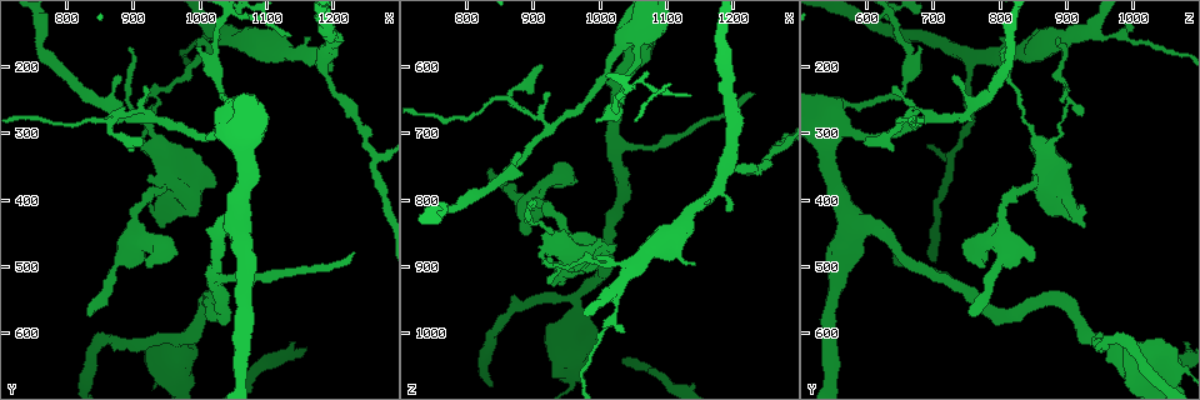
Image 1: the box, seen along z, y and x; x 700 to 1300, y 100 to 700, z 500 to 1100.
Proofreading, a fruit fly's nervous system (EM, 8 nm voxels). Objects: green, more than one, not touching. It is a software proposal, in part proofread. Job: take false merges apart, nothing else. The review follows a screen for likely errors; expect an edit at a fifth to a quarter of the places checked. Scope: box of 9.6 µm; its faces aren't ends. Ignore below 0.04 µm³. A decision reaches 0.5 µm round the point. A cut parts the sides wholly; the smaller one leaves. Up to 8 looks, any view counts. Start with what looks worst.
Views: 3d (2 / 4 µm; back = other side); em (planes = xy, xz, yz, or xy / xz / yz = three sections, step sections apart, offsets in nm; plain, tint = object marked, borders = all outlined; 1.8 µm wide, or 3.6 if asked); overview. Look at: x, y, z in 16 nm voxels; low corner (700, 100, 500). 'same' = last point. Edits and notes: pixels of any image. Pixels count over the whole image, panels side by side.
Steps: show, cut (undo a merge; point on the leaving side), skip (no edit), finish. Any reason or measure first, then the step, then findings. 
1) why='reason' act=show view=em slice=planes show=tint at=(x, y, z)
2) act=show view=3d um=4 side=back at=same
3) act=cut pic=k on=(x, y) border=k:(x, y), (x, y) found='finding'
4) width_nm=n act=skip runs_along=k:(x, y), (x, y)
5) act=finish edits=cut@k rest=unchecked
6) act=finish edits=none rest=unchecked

why='calibre changes' act=show view=em um=3.6 slice=yz step=4 show=tint at=(970, 640, 1030)

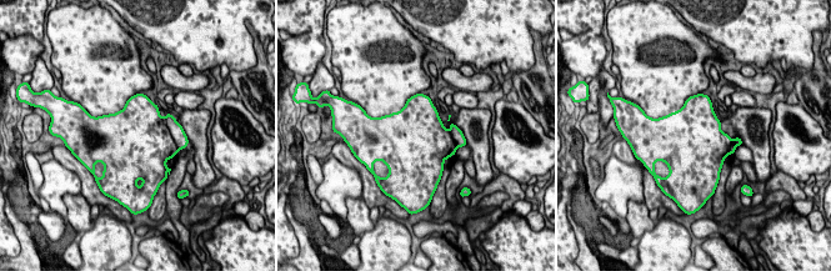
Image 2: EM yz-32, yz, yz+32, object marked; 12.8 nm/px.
act=cut pic=2 on=(176, 130) border=2:(165, 124), (178, 146) found='a second neuron is stuck on'

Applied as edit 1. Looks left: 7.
why='redraw' act=show view=overview

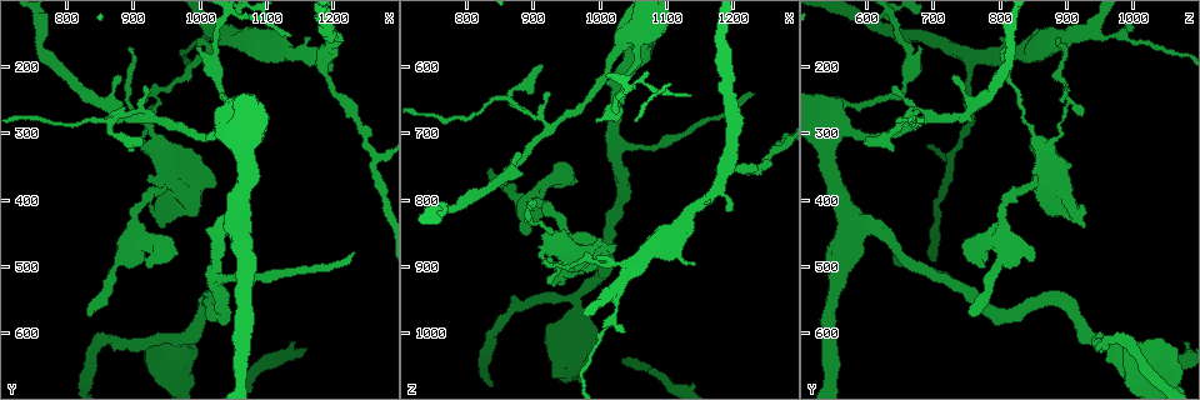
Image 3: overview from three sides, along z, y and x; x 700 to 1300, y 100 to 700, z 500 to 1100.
why='small branch off a trunk' act=show view=3d um=4 side=back at=(1045, 165, 900)

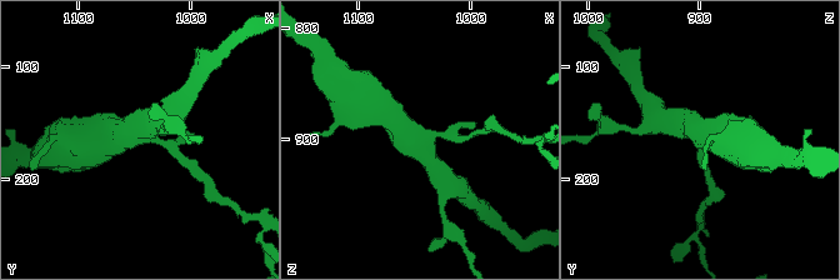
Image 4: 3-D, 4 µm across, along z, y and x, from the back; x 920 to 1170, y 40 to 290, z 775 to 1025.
arms=3 act=show view=em slice=planes show=tint at=(1044, 160, 900)

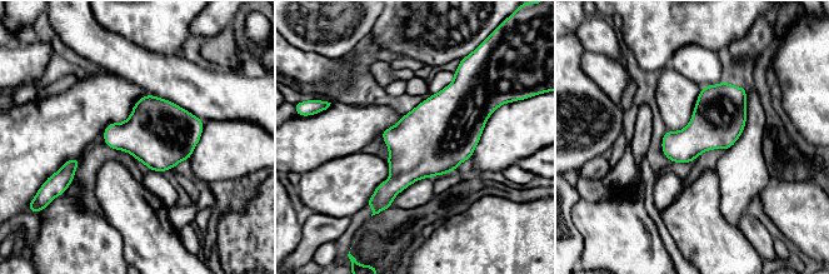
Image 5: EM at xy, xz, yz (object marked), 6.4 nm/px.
act=skip found='continuous, no second neuron'

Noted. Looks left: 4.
why='a fork' act=show view=3d um=2 at=(1255, 330, 730)

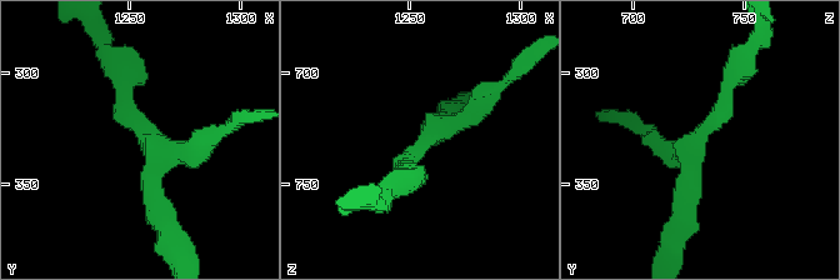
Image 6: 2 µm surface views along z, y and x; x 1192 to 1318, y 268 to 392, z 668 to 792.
arms=3 why='need the tissue' act=show view=em um=3.6 slice=planes show=plain at=(1260, 332, 729)

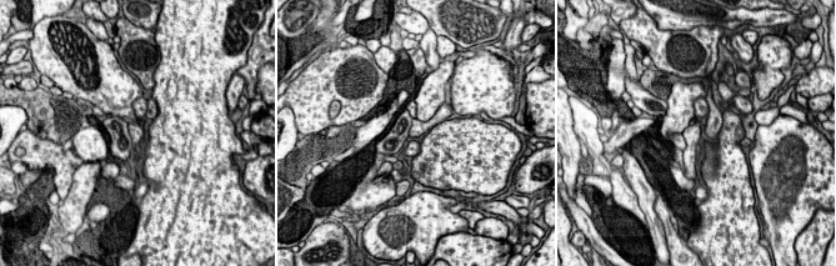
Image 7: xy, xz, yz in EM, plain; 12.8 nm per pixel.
why='with the object marked' act=show view=em um=3.6 slice=planes show=tint at=same

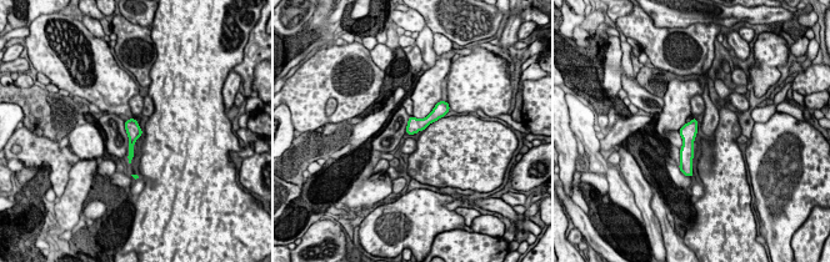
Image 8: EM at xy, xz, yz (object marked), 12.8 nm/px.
act=skip found='all the same neuron'

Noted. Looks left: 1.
act=finish edits=cut@2 rest=unchecked

